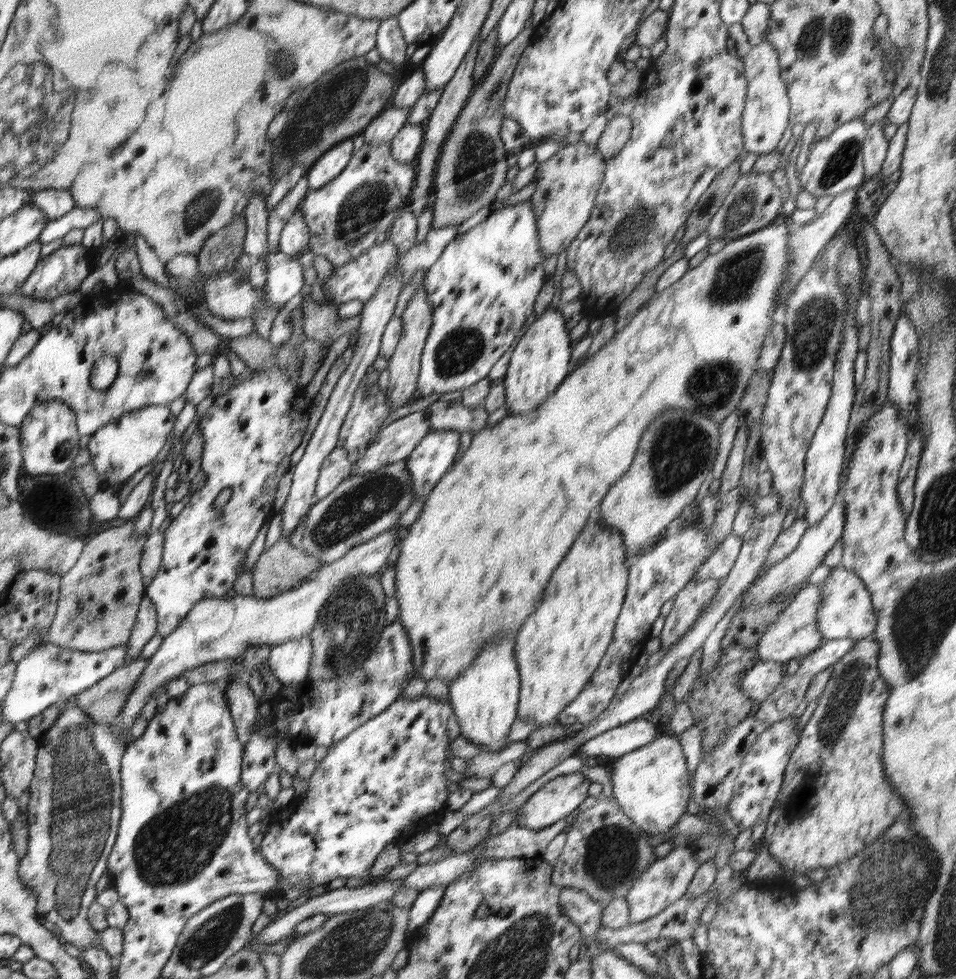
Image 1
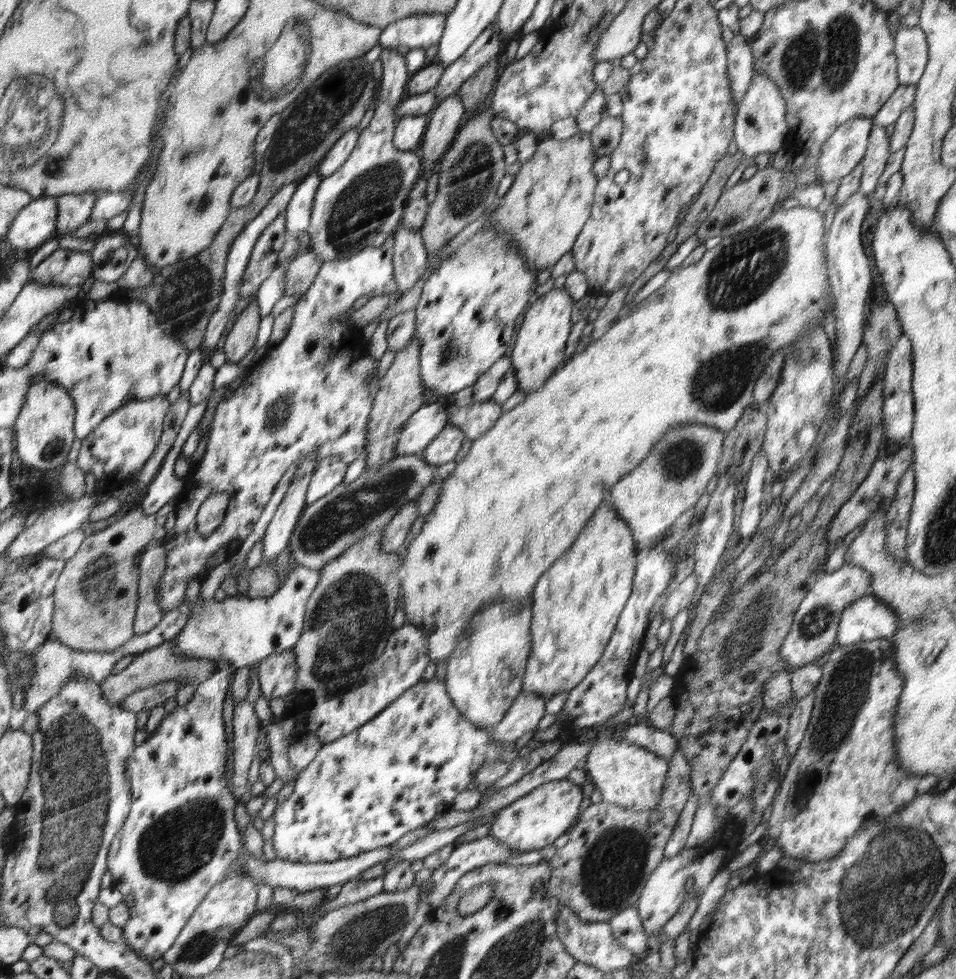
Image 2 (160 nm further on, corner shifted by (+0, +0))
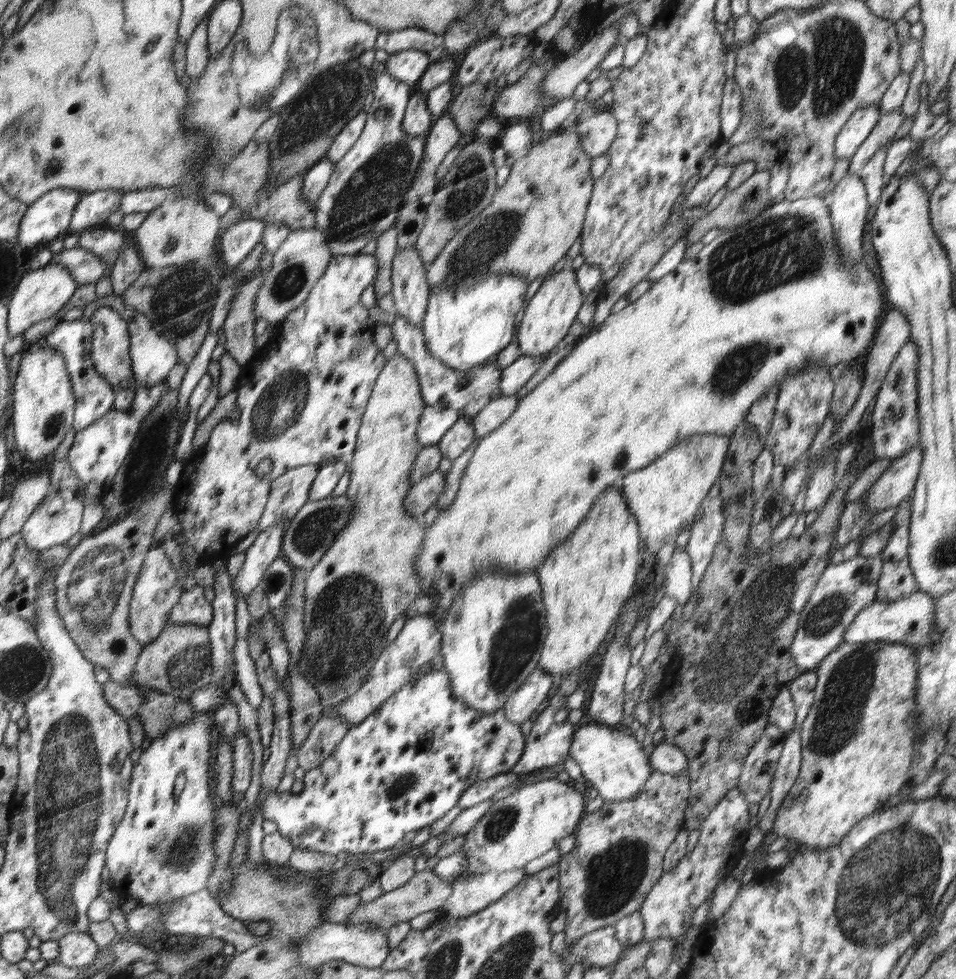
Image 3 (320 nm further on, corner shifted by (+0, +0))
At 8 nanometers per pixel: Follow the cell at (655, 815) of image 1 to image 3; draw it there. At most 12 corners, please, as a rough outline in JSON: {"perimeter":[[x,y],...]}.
{"perimeter":[[576,727],[569,755],[606,801],[636,796],[653,771],[633,736]]}

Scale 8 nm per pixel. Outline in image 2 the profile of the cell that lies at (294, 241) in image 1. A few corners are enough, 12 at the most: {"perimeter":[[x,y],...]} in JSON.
{"perimeter":[[321,174],[298,180],[285,212],[286,233],[308,230]]}

